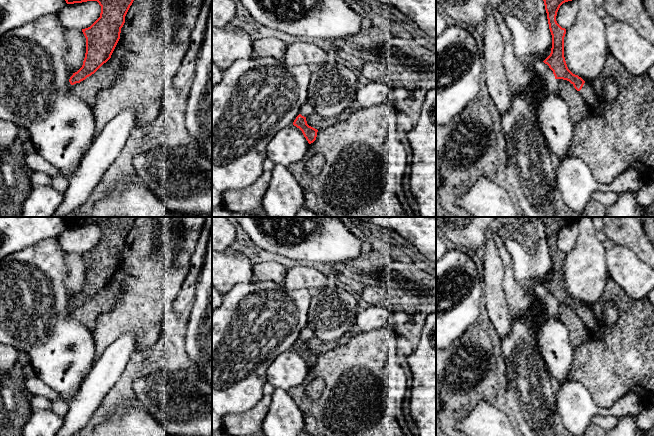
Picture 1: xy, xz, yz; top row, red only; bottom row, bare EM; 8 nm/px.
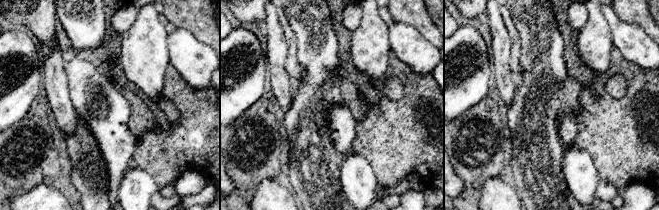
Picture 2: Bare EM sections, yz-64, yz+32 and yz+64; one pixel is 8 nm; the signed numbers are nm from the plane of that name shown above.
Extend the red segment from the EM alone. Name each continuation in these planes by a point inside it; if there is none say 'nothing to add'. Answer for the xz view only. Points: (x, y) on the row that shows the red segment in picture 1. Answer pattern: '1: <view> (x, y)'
1: xz (307, 109)

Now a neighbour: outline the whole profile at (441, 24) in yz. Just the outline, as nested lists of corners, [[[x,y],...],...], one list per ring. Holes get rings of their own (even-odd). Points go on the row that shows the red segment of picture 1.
[[[436,8],[436,36],[443,33],[443,31],[448,27],[447,22],[445,19],[441,16],[439,11]]]

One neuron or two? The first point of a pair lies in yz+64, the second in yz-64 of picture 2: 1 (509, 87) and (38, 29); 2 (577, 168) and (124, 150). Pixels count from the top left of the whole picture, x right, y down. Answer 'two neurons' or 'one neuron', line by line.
1: two neurons
2: two neurons

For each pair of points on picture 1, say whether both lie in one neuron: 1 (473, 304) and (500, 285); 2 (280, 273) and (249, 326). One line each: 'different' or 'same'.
1: different
2: different

